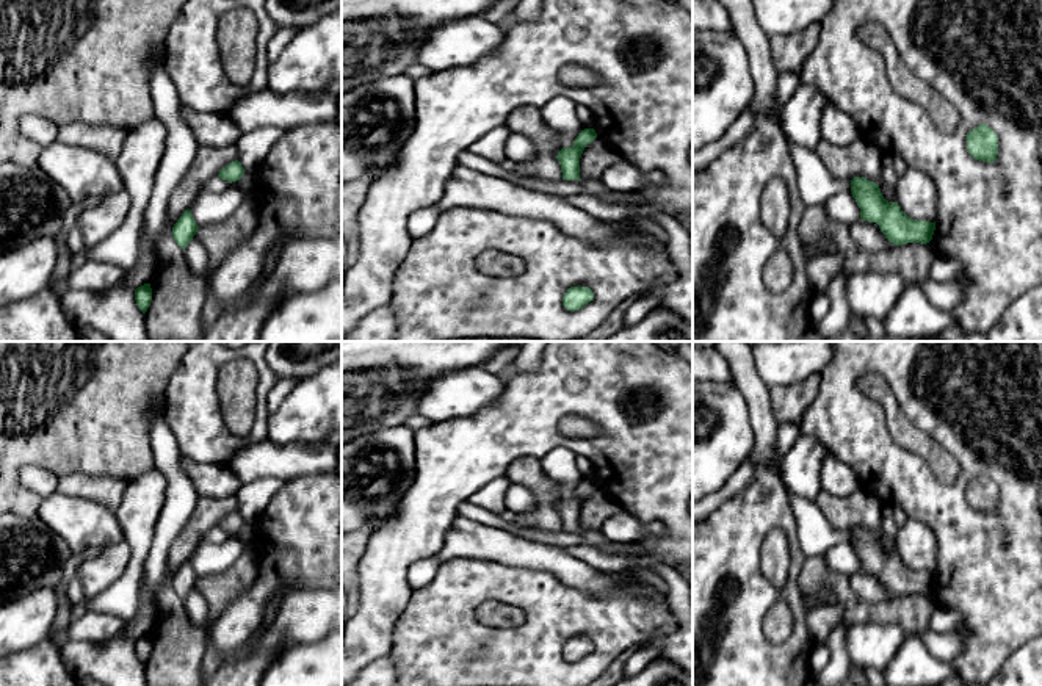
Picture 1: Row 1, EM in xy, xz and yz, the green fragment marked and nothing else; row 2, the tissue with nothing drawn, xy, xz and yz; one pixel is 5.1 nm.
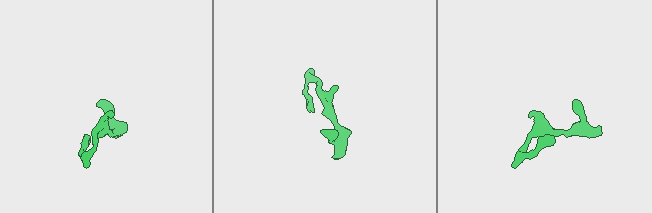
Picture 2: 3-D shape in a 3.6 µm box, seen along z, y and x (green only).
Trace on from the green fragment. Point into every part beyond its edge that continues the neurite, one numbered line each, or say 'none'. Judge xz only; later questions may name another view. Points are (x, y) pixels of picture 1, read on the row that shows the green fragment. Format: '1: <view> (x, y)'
none

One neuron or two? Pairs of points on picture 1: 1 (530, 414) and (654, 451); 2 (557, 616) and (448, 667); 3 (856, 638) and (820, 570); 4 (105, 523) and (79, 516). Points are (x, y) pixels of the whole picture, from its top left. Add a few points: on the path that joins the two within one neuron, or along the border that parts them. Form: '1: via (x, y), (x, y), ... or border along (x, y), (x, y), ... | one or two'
1: via (561, 403), (605, 403), (622, 420) | one
2: via (530, 642), (519, 653), (475, 653) | one
3: border along (886, 622), (853, 622), (846, 625) | two
4: via (99, 523), (85, 522) | one

